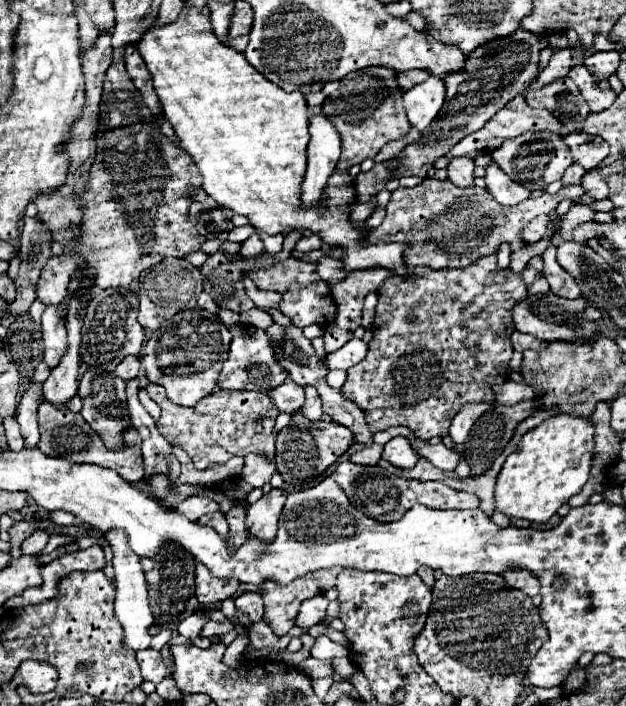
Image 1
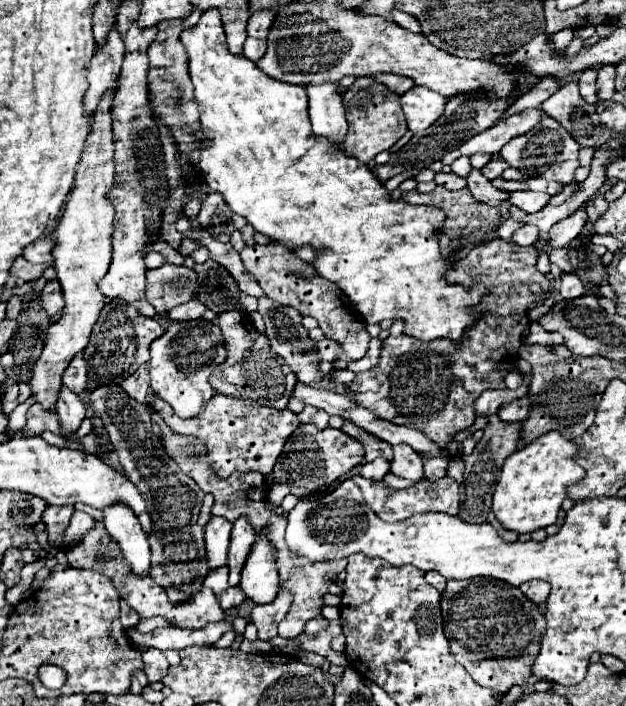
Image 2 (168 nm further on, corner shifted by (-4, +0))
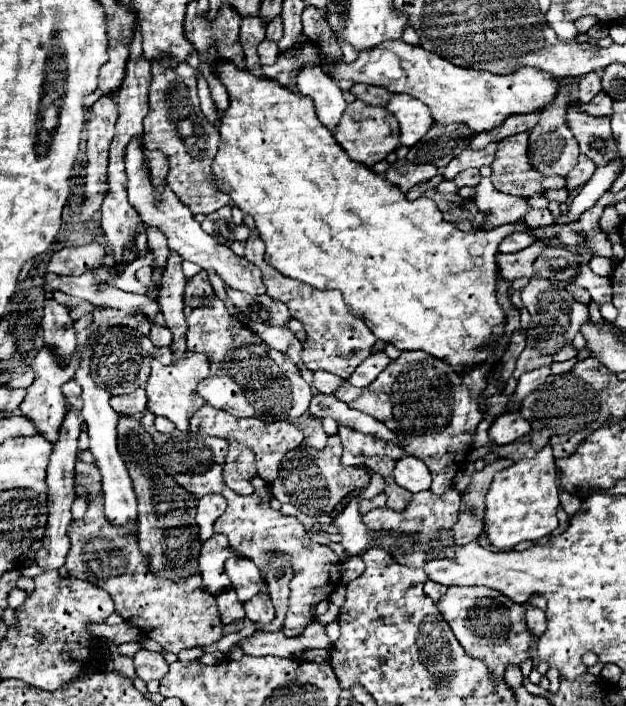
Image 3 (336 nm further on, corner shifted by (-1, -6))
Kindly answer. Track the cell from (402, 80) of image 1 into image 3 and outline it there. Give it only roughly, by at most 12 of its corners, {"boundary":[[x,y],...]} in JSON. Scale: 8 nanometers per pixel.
{"boundary":[[353,84],[351,94],[365,104],[385,106],[393,96],[385,88]]}

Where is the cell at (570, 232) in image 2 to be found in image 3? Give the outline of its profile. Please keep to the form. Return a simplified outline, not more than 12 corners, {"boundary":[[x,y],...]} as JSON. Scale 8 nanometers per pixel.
{"boundary":[[535,240],[521,252],[497,254],[501,276],[509,282],[533,276],[531,264],[547,248]]}

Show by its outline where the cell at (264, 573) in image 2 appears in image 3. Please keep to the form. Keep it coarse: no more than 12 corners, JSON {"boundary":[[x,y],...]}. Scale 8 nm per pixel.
{"boundary":[[261,592],[245,604],[245,614],[253,622],[269,624],[275,610],[269,594]]}

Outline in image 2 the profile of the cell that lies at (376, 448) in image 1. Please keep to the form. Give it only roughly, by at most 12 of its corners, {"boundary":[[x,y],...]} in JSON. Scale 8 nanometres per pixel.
{"boundary":[[382,458],[360,468],[360,476],[382,480],[390,472],[390,464]]}

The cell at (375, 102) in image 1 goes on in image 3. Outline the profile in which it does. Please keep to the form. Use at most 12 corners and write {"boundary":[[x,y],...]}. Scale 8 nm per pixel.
{"boundary":[[355,100],[333,136],[371,168],[399,146],[387,108]]}

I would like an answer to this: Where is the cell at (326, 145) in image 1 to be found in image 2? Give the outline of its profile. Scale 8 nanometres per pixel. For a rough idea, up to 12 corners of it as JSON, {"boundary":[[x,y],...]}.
{"boundary":[[338,84],[306,86],[312,130],[346,138]]}

